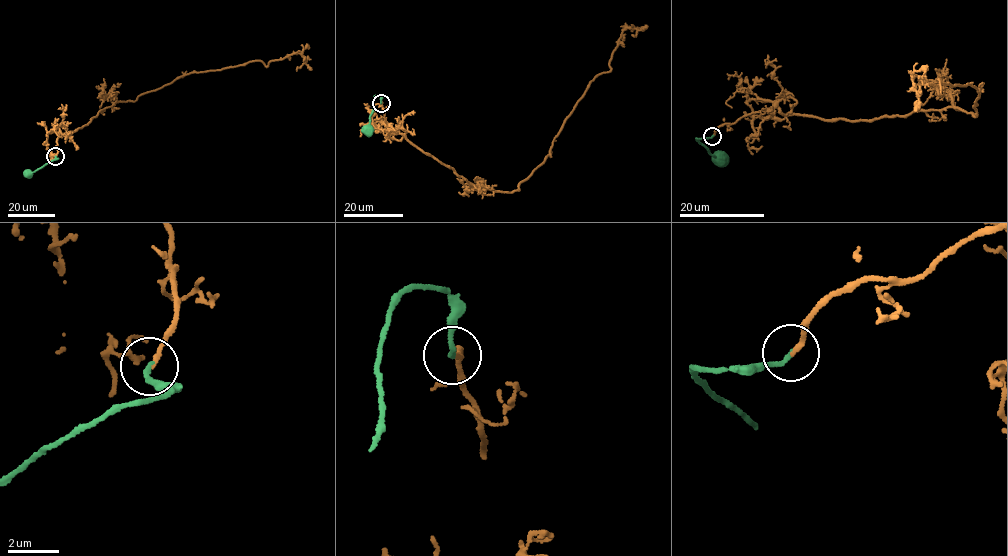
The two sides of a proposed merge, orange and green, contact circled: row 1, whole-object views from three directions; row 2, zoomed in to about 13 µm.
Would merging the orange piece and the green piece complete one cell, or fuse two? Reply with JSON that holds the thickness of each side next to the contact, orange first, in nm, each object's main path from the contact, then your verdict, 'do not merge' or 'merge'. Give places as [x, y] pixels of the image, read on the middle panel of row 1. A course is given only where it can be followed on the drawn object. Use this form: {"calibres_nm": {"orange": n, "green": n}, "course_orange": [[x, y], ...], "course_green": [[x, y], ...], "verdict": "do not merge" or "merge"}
{"calibres_nm": {"orange": 170, "green": 200}, "course_orange": [[380, 102], [393, 133], [471, 183], [513, 192], [610, 70], [623, 31], [633, 36]], "course_green": [[380, 102], [380, 96], [375, 95], [365, 130]], "verdict": "merge"}

